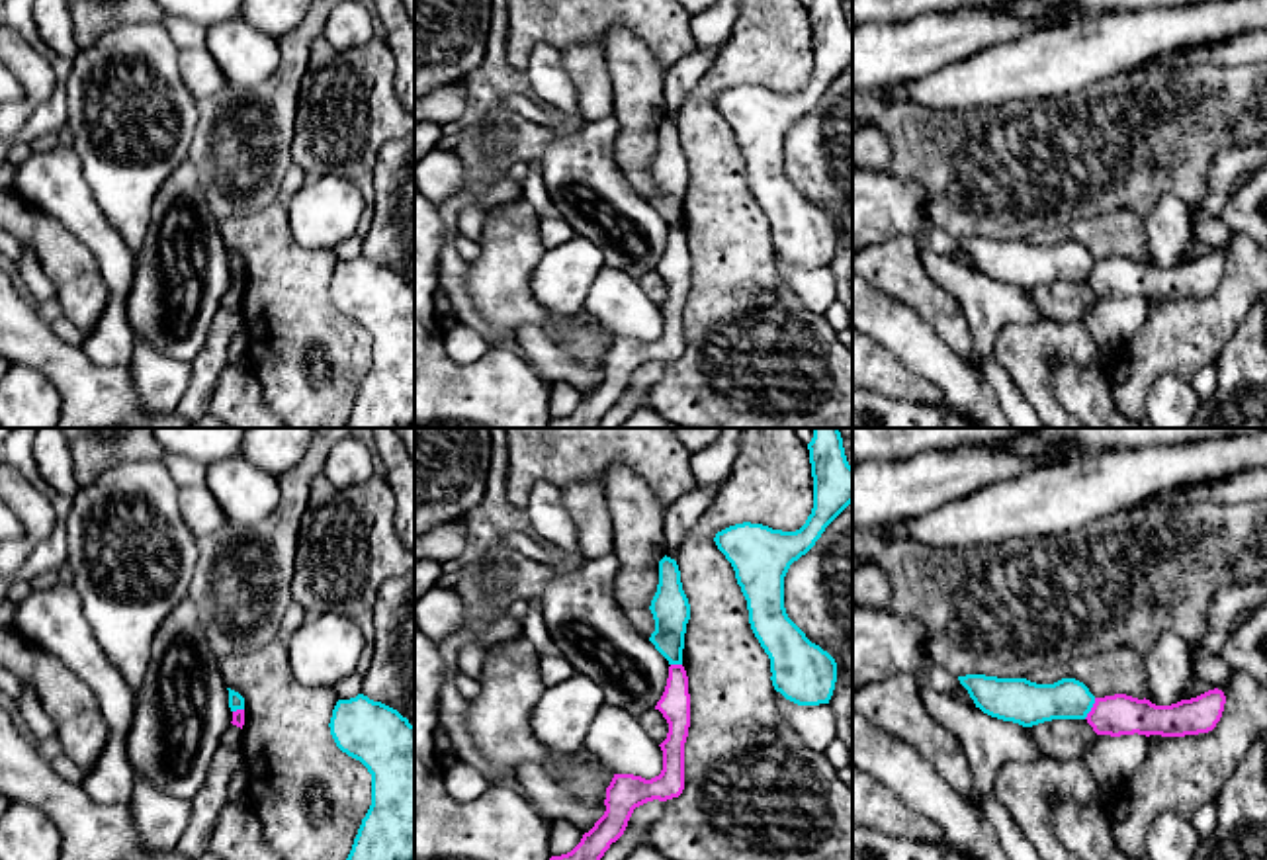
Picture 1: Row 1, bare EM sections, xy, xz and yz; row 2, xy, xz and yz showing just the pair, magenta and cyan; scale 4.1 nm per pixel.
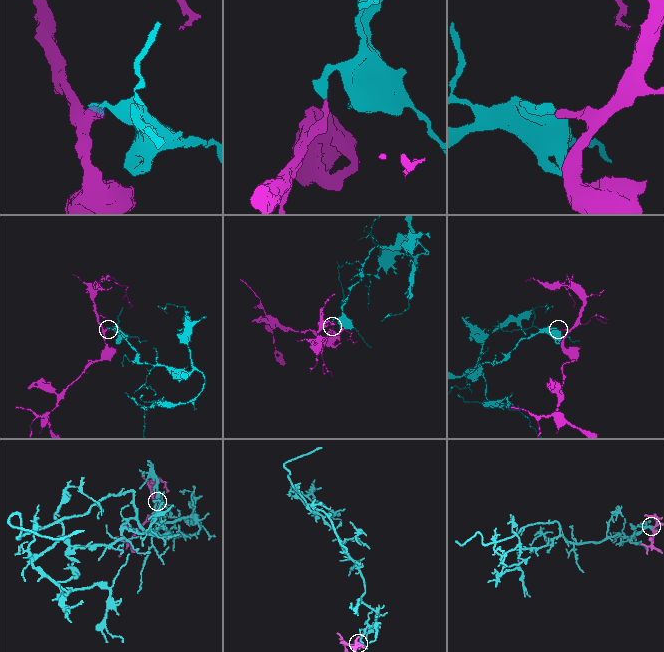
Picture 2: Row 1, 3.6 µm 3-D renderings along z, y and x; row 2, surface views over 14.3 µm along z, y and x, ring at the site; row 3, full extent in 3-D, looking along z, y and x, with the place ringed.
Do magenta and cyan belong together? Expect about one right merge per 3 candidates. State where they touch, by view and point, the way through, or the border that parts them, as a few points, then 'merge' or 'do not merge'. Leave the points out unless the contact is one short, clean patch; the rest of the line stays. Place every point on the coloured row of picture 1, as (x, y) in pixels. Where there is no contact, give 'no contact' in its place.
yz (1092, 708) | along yz (1095, 698), (1084, 718) | do not merge

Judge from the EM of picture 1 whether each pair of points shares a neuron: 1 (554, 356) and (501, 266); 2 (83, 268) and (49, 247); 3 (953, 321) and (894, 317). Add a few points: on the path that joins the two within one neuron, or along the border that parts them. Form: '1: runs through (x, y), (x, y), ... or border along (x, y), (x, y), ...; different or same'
1: border along (515, 333), (523, 327), (542, 327), (571, 356); different
2: runs through (75, 268), (57, 251); same
3: border along (884, 292), (910, 305), (955, 350); different

